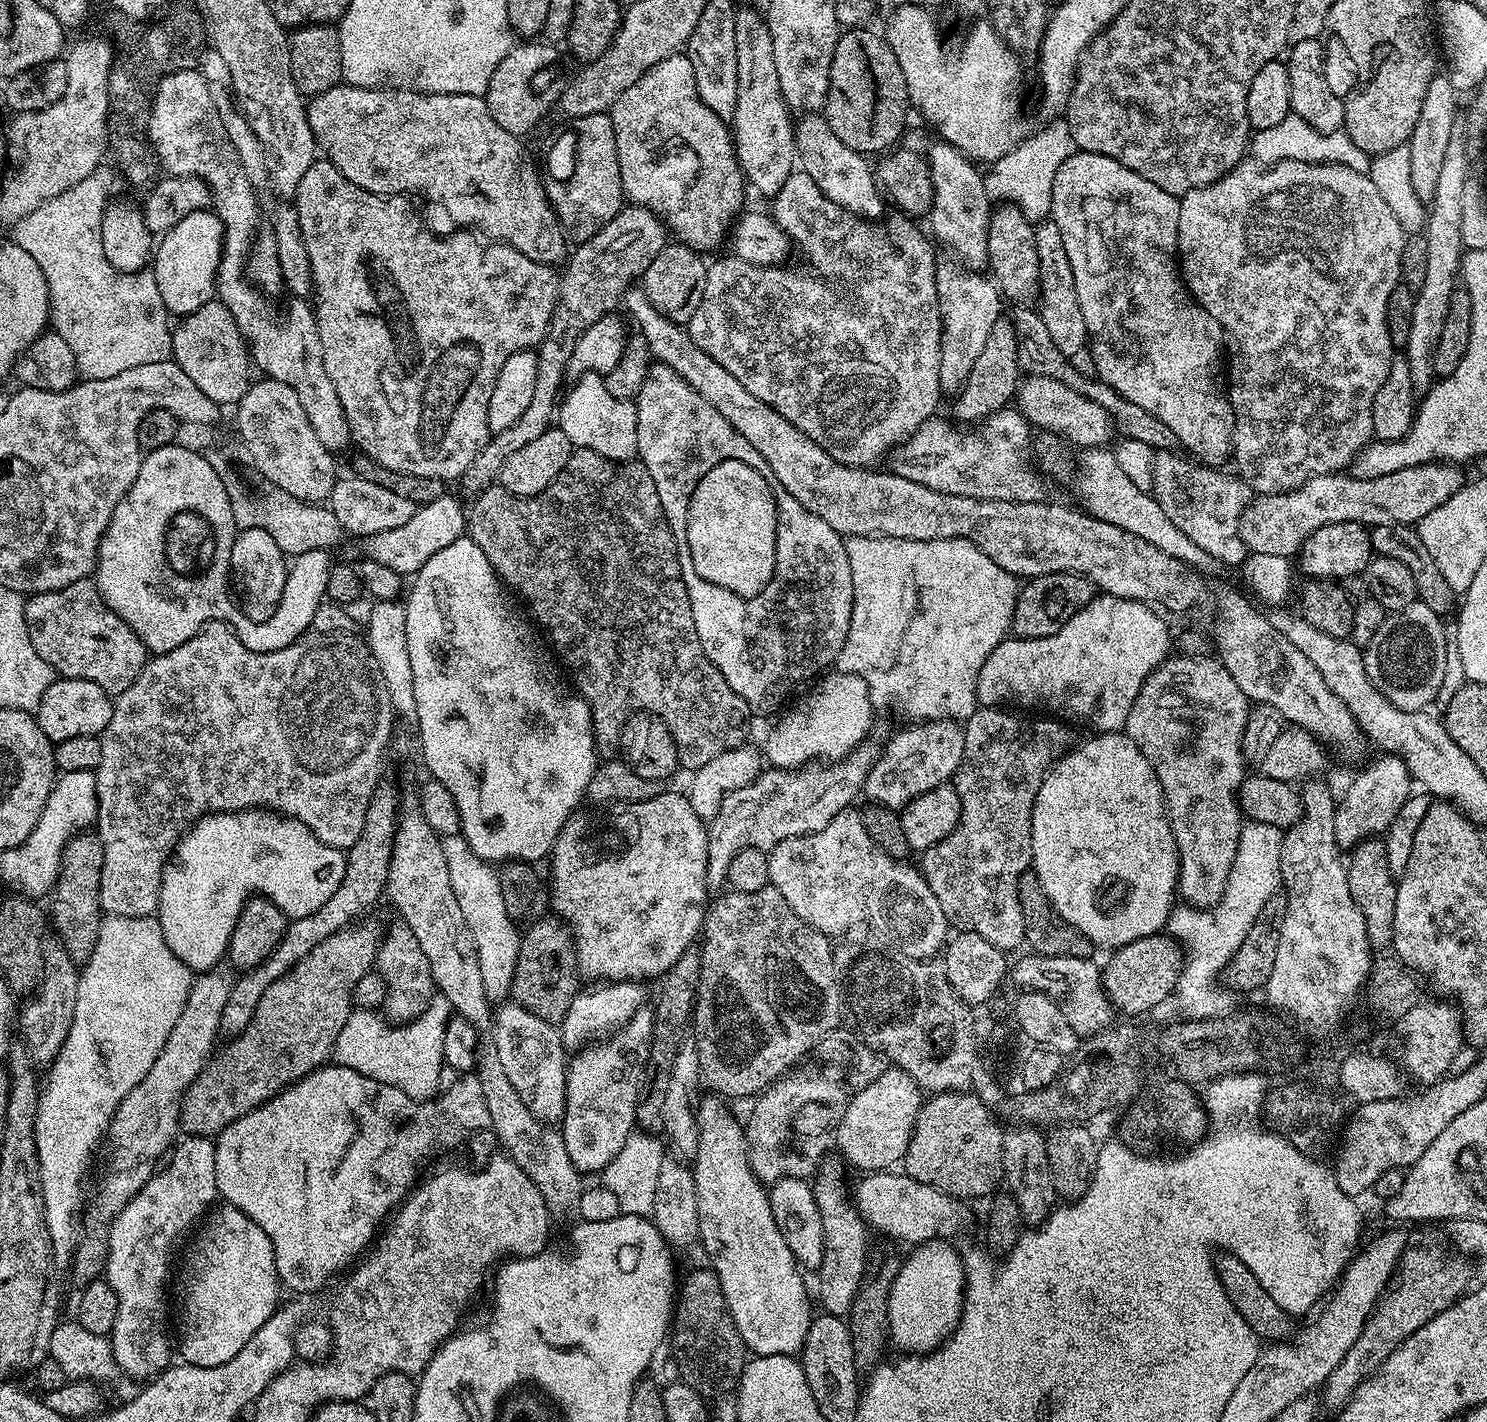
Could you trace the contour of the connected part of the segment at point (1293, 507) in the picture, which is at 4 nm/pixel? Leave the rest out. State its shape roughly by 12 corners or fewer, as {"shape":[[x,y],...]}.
{"shape":[[1437,462],[1354,478],[1315,476],[1257,495],[1249,553],[1299,553],[1334,522],[1415,526],[1458,494]]}

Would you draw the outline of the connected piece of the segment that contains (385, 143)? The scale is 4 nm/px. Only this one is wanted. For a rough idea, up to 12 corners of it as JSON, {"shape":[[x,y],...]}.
{"shape":[[337,83],[307,101],[354,186],[539,264],[566,229],[483,96]]}

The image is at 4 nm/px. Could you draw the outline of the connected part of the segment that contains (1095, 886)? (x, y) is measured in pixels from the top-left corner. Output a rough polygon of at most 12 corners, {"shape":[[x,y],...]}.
{"shape":[[1123,731],[1044,775],[1032,866],[1093,945],[1171,916],[1164,791]]}

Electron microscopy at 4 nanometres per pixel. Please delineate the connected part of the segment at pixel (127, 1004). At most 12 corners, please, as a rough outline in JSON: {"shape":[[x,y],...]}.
{"shape":[[105,915],[100,976],[39,1089],[57,1269],[112,1115],[174,1030],[194,973],[152,916]]}

